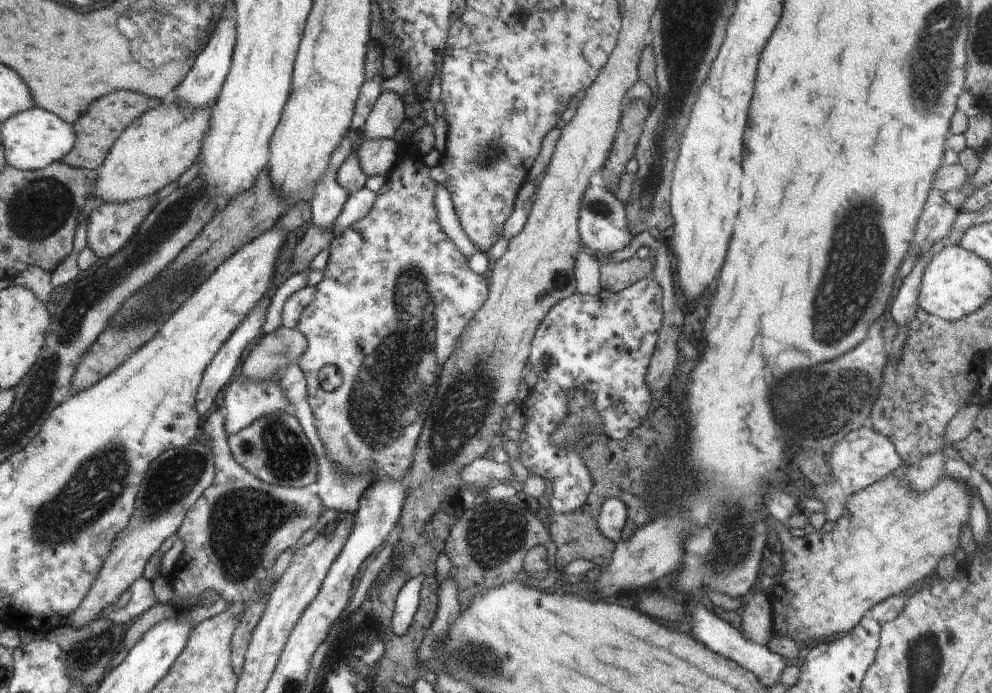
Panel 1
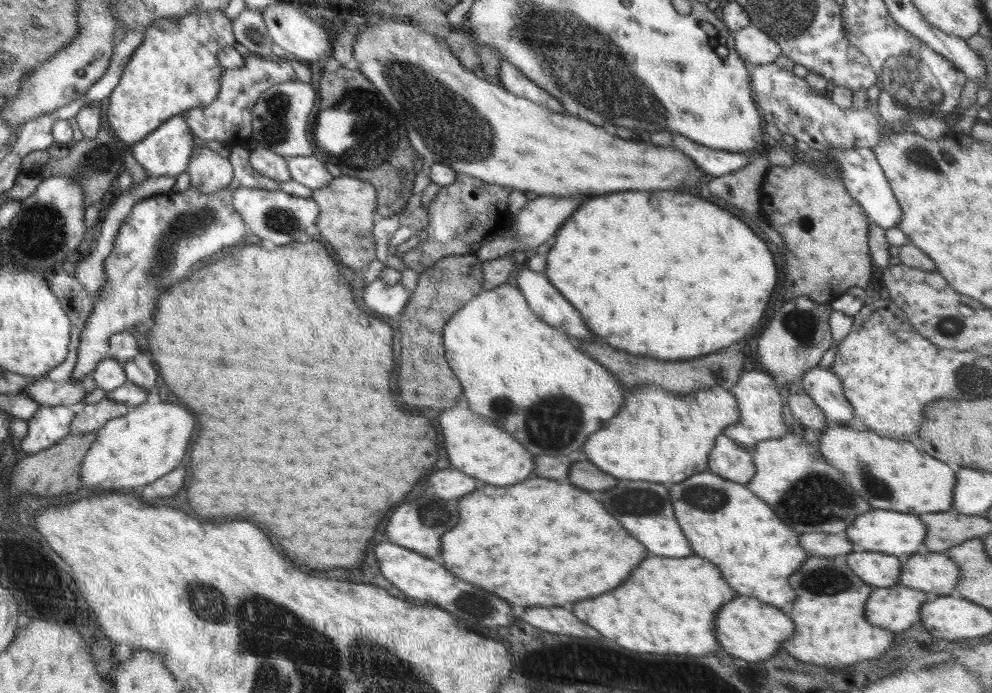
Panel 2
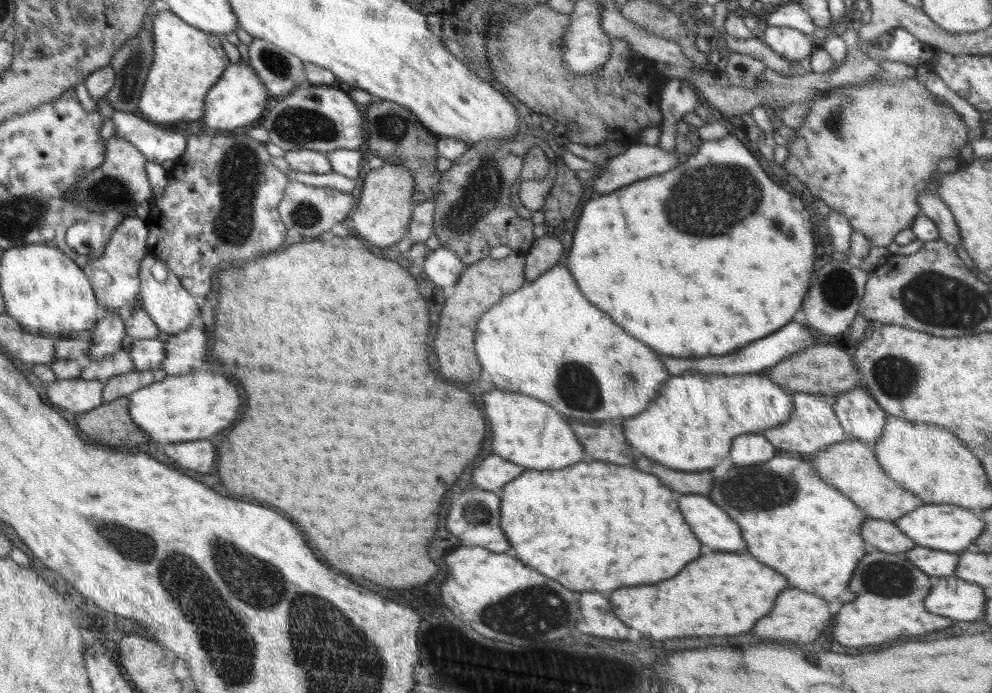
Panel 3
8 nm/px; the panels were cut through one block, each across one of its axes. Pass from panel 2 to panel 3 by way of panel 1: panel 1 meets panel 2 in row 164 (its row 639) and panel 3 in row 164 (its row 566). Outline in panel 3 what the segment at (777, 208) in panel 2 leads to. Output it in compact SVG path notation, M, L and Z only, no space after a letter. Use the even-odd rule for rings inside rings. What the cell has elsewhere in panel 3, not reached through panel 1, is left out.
M882 72L873 83L832 89L811 102L802 126L795 130L796 138L786 144L788 157L783 166L806 195L819 198L830 211L840 211L852 230L862 233L872 247L893 249L896 234L911 228L915 218L921 215L917 196L928 186L937 162L944 157L958 156L960 149L965 149L971 141L960 114L932 95L916 78L889 78Z

